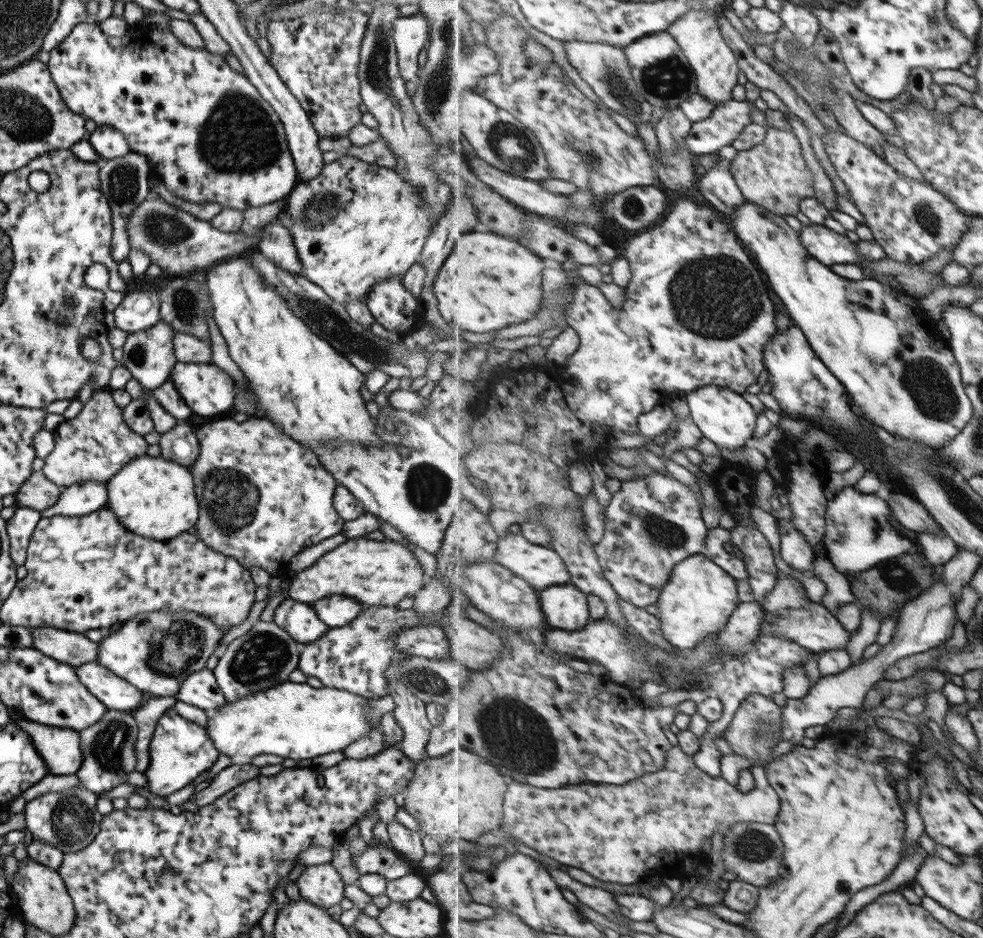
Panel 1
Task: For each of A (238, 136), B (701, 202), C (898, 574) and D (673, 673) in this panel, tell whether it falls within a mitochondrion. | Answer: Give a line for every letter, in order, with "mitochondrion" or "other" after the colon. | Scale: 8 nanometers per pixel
A: mitochondrion
B: other
C: mitochondrion
D: mitochondrion

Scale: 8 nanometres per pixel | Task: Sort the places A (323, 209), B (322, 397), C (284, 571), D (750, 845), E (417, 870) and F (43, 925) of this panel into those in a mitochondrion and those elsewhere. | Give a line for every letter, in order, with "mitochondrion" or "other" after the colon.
A: mitochondrion
B: other
C: other
D: mitochondrion
E: other
F: other

